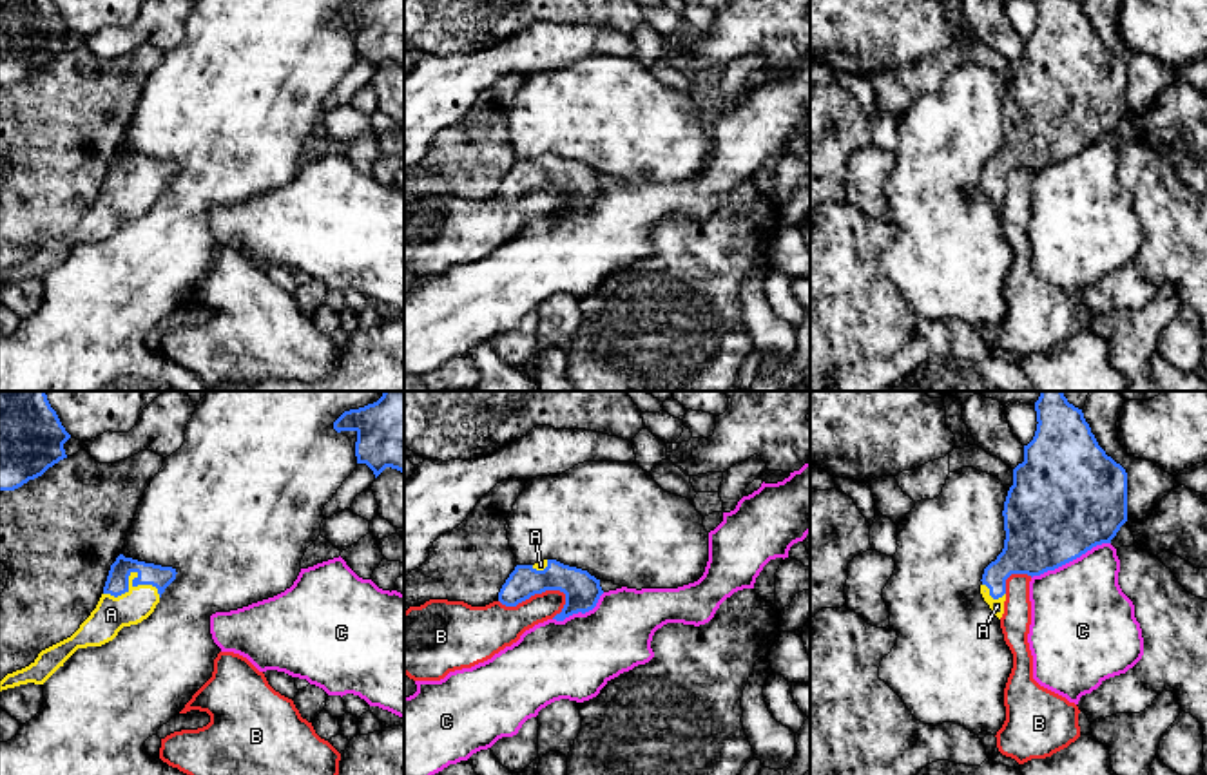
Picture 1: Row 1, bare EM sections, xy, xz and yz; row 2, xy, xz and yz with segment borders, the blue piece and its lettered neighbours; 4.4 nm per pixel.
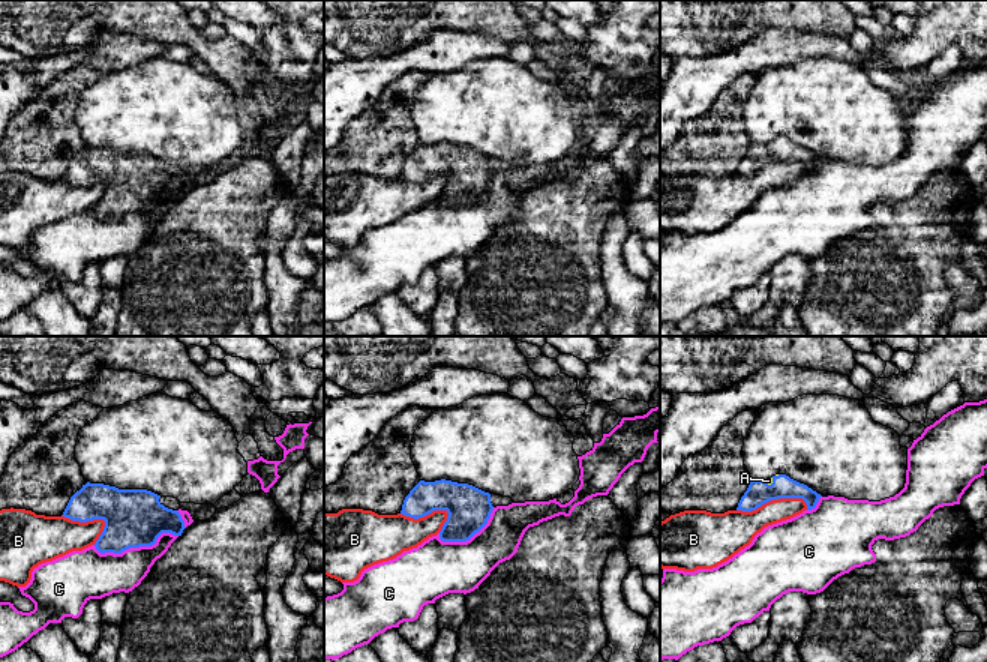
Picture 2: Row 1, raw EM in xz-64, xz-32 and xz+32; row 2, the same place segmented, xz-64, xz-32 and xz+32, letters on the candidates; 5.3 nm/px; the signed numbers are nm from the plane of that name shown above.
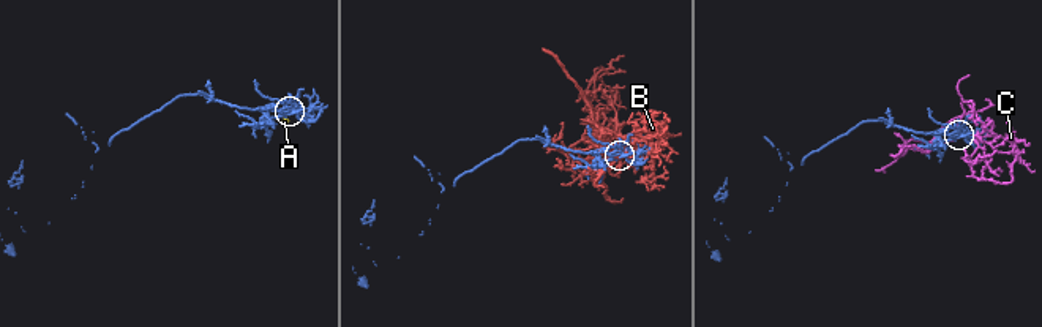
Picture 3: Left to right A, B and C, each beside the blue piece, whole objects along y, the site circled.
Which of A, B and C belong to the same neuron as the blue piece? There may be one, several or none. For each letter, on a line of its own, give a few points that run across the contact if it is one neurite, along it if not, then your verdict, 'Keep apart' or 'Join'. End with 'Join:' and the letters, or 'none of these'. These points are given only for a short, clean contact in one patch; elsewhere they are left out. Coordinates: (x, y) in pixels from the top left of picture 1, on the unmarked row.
A: Line: xy (158, 171), (135, 180), (131, 189), (111, 209). Join
B: Keep apart
C: Keep apart
Join: A

